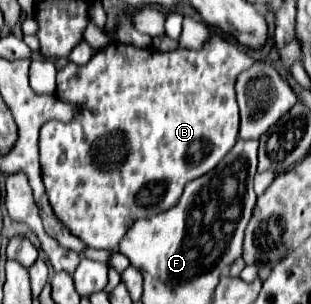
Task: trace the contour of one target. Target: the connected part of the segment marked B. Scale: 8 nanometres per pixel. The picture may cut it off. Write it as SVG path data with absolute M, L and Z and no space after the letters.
M210 33L208 41L200 49L174 49L174 51L156 51L152 47L138 49L126 43L110 43L104 49L100 49L84 67L78 67L74 63L68 63L58 71L58 97L66 99L72 105L80 105L82 111L70 121L70 123L58 123L58 121L48 121L40 129L40 165L42 165L42 179L48 191L48 199L52 209L56 211L56 217L70 229L72 235L82 239L88 247L94 249L116 249L118 243L122 241L124 233L132 227L136 219L142 217L154 217L172 205L182 195L182 189L188 181L198 179L200 175L212 171L218 161L232 149L232 145L238 139L238 105L236 105L236 93L234 93L234 83L236 75L248 67L254 65L254 59L250 57L248 49L244 45L236 45L228 37L220 33Z

